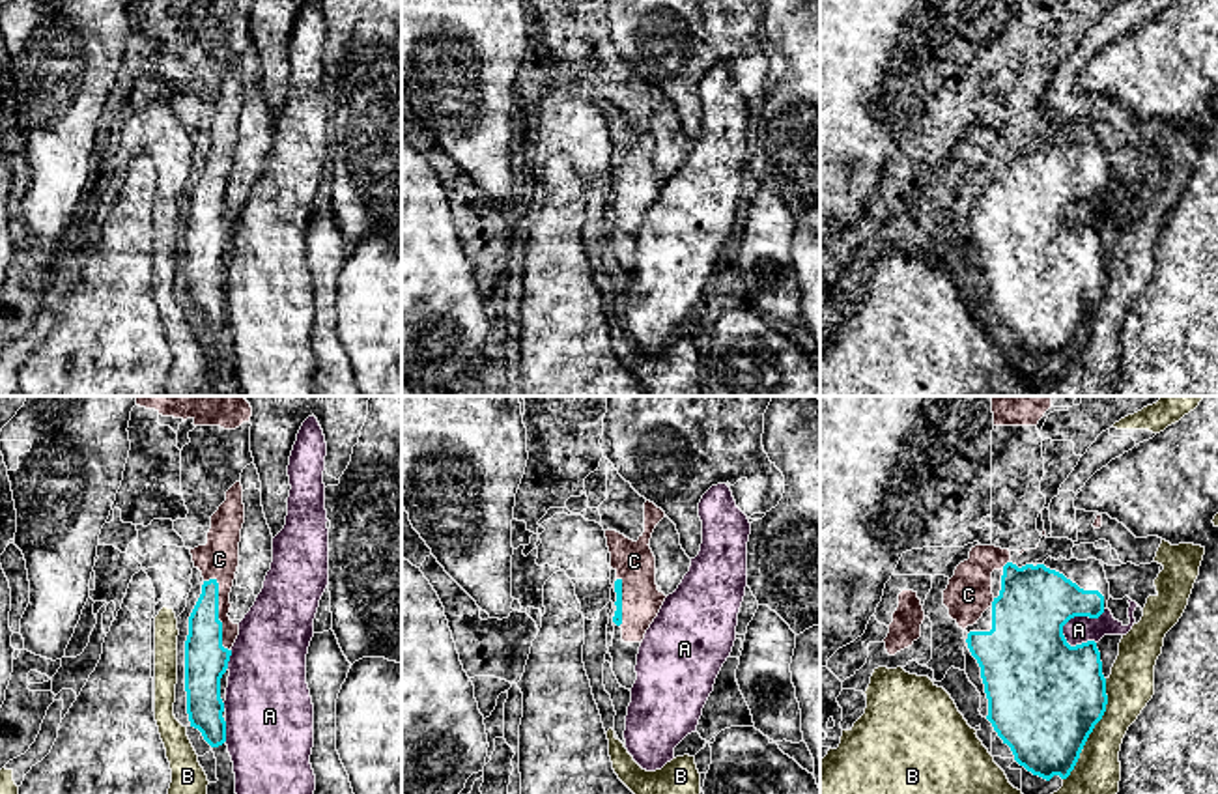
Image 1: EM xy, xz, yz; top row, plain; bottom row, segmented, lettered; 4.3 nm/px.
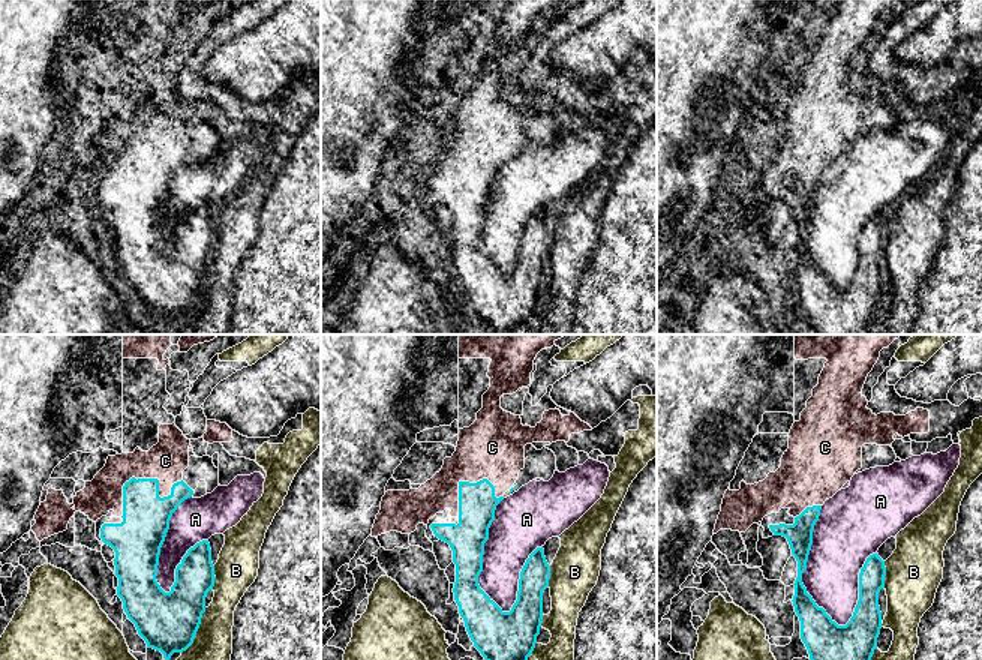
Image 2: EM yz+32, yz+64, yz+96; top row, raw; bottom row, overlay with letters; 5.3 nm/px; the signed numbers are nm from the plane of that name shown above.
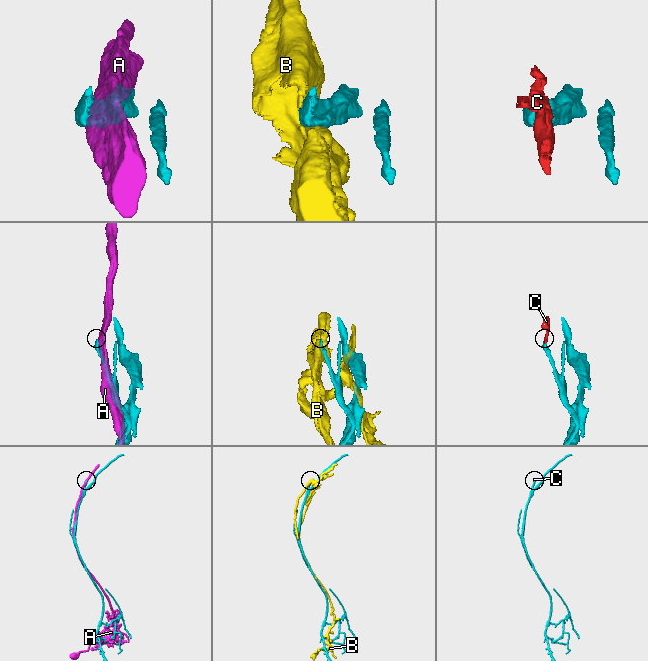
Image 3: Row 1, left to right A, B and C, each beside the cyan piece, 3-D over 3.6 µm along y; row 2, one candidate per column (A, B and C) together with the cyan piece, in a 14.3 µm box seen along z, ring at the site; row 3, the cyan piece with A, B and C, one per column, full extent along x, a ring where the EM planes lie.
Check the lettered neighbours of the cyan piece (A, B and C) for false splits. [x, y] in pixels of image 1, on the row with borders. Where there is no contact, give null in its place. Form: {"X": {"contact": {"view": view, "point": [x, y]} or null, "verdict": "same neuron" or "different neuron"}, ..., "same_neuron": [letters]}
{"A": {"contact": {"view": "yz", "point": [1076, 615]}, "verdict": "different neuron"}, "B": {"contact": {"view": "yz", "point": [1093, 727]}, "verdict": "different neuron"}, "C": {"contact": {"view": "xy", "point": [217, 615]}, "verdict": "same neuron"}, "same_neuron": ["C"]}

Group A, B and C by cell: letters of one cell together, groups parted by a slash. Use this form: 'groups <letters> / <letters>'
groups A / B / C

